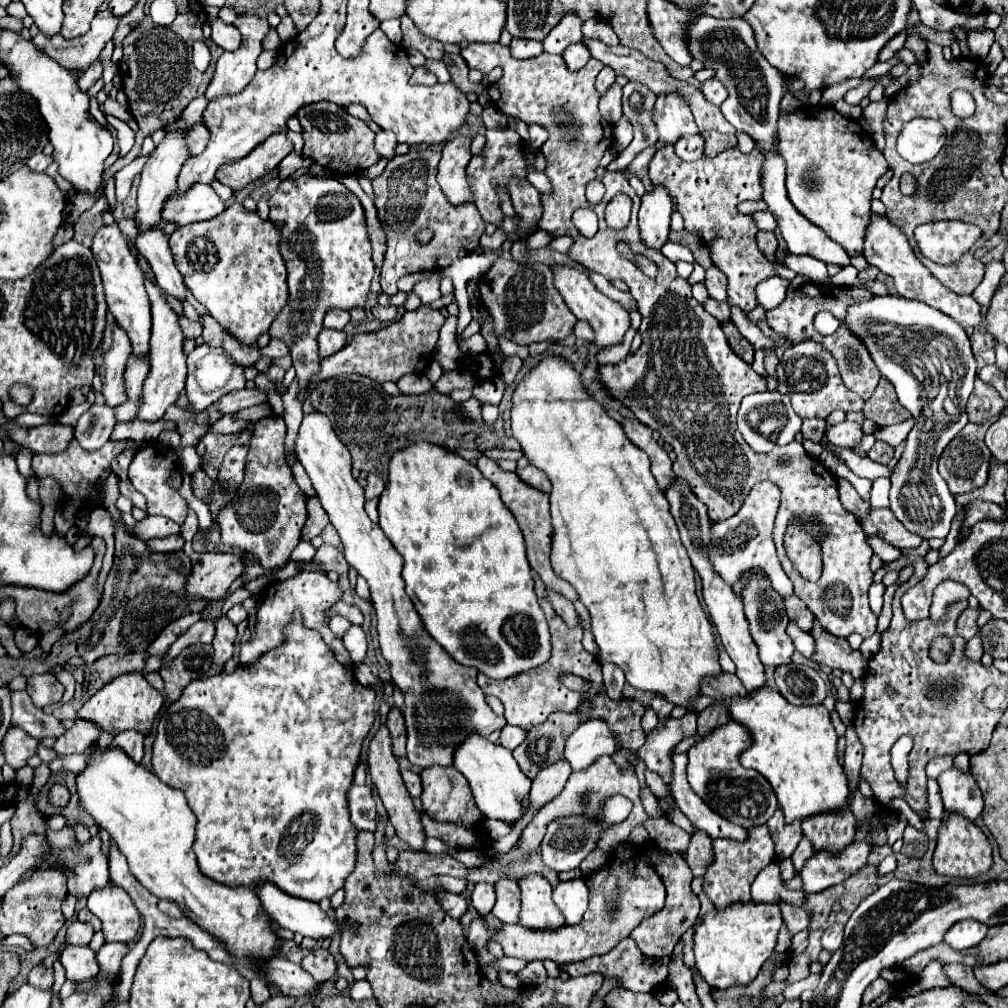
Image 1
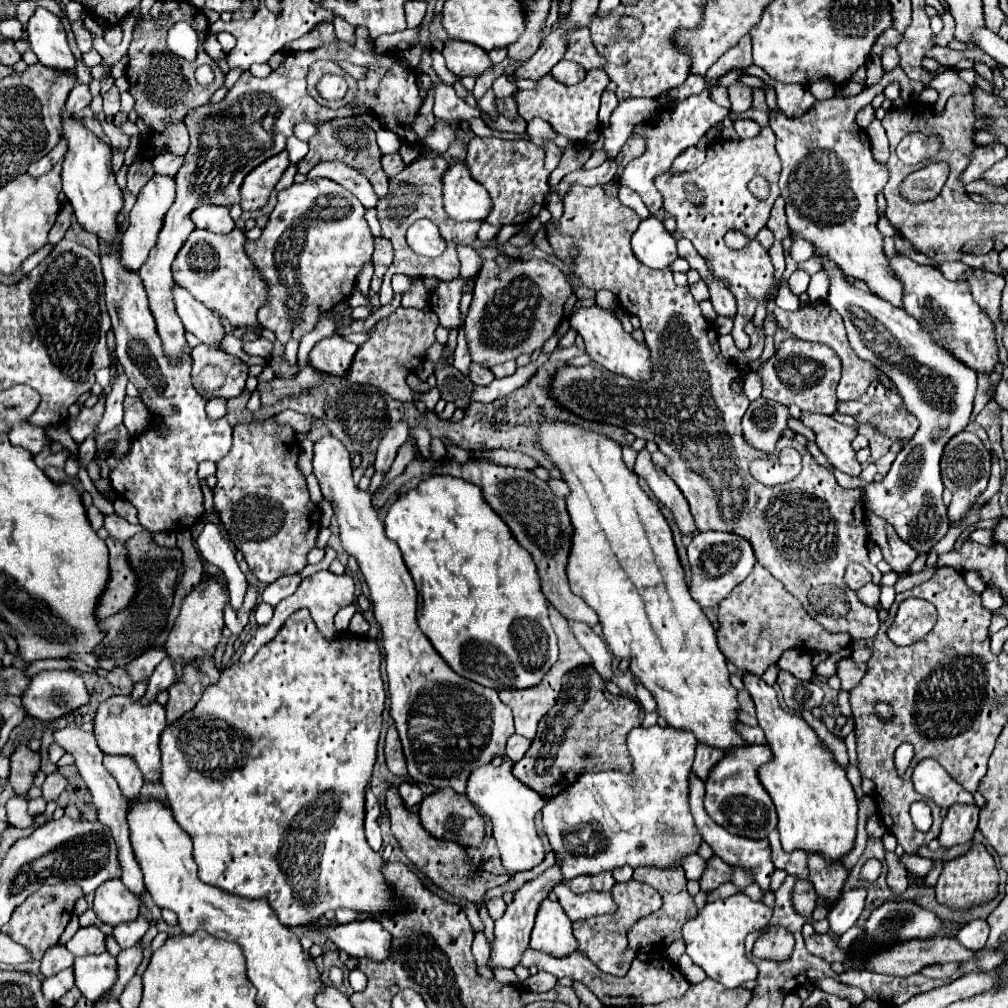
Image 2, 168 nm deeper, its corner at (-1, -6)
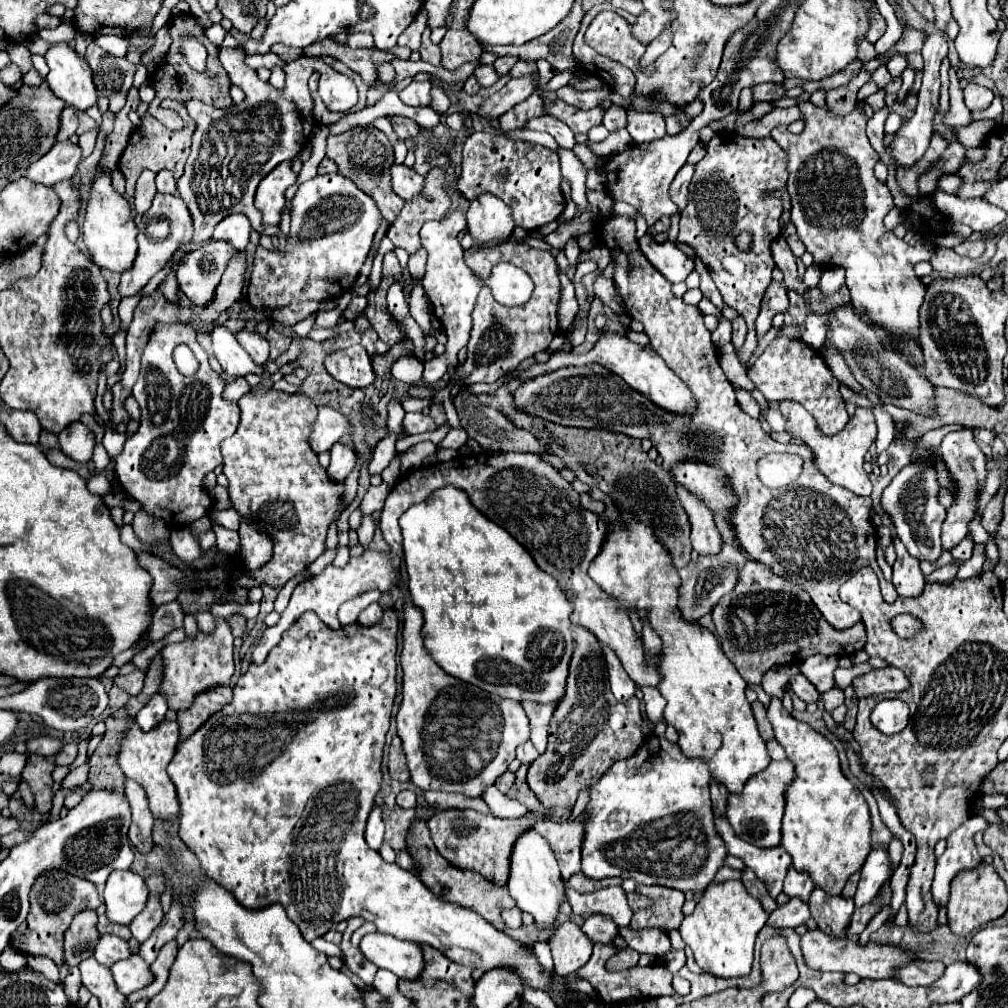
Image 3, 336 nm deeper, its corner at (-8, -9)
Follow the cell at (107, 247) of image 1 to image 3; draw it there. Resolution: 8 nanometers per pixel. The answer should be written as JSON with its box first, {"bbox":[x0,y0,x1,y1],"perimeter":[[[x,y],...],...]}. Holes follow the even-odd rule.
{"bbox":[115,323,239,525],"perimeter":[[[155,323],[141,355],[139,379],[133,387],[133,397],[141,407],[139,429],[131,439],[127,439],[121,455],[115,459],[115,477],[119,485],[131,499],[141,503],[141,509],[147,511],[149,517],[163,519],[167,525],[189,525],[195,519],[205,517],[211,509],[213,501],[201,481],[209,471],[223,463],[221,441],[231,437],[239,427],[239,407],[237,403],[229,403],[221,397],[223,387],[223,381],[207,361],[205,349],[197,343],[197,333],[191,325],[173,327],[169,323]],[[181,343],[187,343],[199,361],[199,371],[193,377],[181,375],[173,363],[173,349]]]}

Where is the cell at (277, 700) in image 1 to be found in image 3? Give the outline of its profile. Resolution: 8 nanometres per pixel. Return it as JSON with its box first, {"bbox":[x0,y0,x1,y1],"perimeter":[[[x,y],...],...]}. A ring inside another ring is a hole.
{"bbox":[167,607,551,991],"perimeter":[[[385,607],[383,613],[383,621],[379,625],[373,627],[363,627],[359,623],[355,625],[347,625],[341,627],[337,631],[329,629],[313,611],[305,611],[297,623],[293,623],[285,633],[283,639],[279,641],[277,647],[273,647],[265,659],[263,665],[249,665],[247,673],[243,673],[239,677],[239,683],[233,687],[233,701],[223,707],[221,711],[217,711],[215,715],[211,715],[201,727],[199,731],[195,731],[193,735],[189,735],[185,741],[179,741],[179,747],[167,767],[167,773],[177,789],[177,799],[181,805],[181,819],[179,819],[179,837],[183,839],[183,843],[197,855],[203,871],[207,877],[211,877],[215,883],[219,883],[221,887],[225,887],[227,891],[231,891],[235,895],[235,899],[247,907],[247,909],[261,909],[267,907],[271,903],[281,903],[289,915],[291,921],[297,923],[299,931],[303,933],[303,937],[307,941],[313,941],[321,935],[325,935],[329,929],[333,929],[339,921],[349,919],[349,917],[363,917],[365,921],[375,923],[377,931],[381,933],[389,933],[393,937],[399,939],[407,939],[413,943],[421,943],[421,945],[431,945],[435,949],[439,949],[445,957],[449,957],[455,963],[461,965],[473,965],[479,969],[493,969],[499,965],[505,967],[513,967],[521,979],[535,987],[535,989],[543,989],[543,991],[551,991],[549,987],[549,973],[543,973],[533,951],[525,949],[523,943],[507,937],[503,931],[495,929],[491,923],[487,923],[483,917],[479,917],[477,913],[463,909],[455,903],[443,901],[439,897],[435,897],[417,875],[401,869],[397,863],[387,863],[377,851],[373,851],[371,847],[367,847],[365,839],[363,839],[363,831],[367,825],[367,817],[373,809],[373,799],[381,787],[381,759],[383,759],[383,747],[385,747],[385,735],[389,729],[389,719],[391,719],[391,707],[393,707],[393,699],[397,693],[397,685],[395,685],[395,673],[397,673],[397,629],[399,629],[399,619],[397,613],[393,609]],[[297,715],[307,715],[309,717],[305,721],[299,721]],[[343,799],[345,799],[345,813],[341,813],[343,809]],[[337,817],[345,817],[341,821],[341,825],[337,823]]]}

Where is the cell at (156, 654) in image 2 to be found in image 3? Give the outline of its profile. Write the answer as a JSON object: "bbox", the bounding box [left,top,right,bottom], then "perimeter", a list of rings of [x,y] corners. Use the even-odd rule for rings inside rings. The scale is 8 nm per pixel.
{"bbox":[115,669,147,695],"perimeter":[[[133,669],[129,675],[121,675],[121,677],[115,677],[115,685],[125,689],[129,695],[139,695],[141,689],[143,689],[143,681],[145,681],[145,675],[147,671],[143,669]]]}

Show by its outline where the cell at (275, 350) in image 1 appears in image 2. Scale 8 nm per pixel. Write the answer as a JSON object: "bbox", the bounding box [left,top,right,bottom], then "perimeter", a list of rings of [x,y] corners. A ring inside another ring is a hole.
{"bbox":[242,338,272,358],"perimeter":[[[258,338],[254,342],[244,342],[242,344],[242,350],[250,356],[262,356],[262,358],[268,358],[270,356],[270,350],[272,350],[272,342],[268,342],[266,338]]]}

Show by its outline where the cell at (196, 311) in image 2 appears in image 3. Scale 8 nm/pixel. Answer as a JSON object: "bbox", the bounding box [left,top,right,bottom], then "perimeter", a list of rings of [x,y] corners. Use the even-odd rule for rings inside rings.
{"bbox":[209,325,263,377],"perimeter":[[[215,325],[209,335],[213,343],[213,355],[217,357],[225,373],[237,377],[245,377],[249,373],[263,373],[263,367],[251,361],[247,351],[239,347],[239,341],[225,325]]]}

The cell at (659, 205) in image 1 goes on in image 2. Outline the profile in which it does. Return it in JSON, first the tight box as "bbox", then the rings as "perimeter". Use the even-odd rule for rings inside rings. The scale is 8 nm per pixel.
{"bbox":[632,216,678,270],"perimeter":[[[654,216],[640,222],[632,236],[632,250],[642,264],[656,270],[668,268],[678,258],[674,236]]]}

